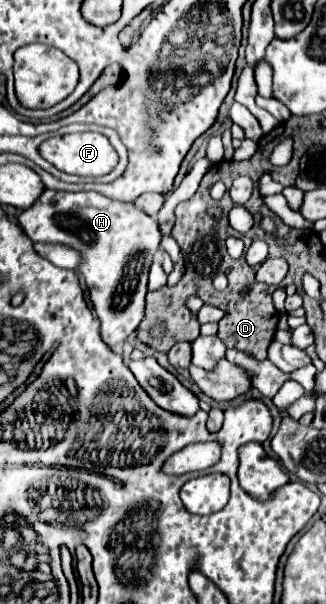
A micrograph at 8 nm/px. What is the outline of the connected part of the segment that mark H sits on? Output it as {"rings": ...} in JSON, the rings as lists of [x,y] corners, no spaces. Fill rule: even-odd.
{"rings":[[[46,189],[42,197],[18,217],[24,233],[32,241],[52,241],[52,243],[64,243],[76,247],[84,255],[84,263],[80,265],[80,273],[86,279],[88,293],[92,299],[92,305],[98,313],[98,319],[102,323],[102,341],[108,347],[116,347],[124,343],[138,327],[138,323],[144,317],[144,297],[146,297],[146,283],[148,283],[148,271],[152,265],[152,257],[160,247],[160,227],[158,223],[146,215],[142,209],[138,209],[134,203],[116,201],[110,197],[104,197],[96,191],[84,191],[84,193],[68,193],[68,191],[52,191]]]}

